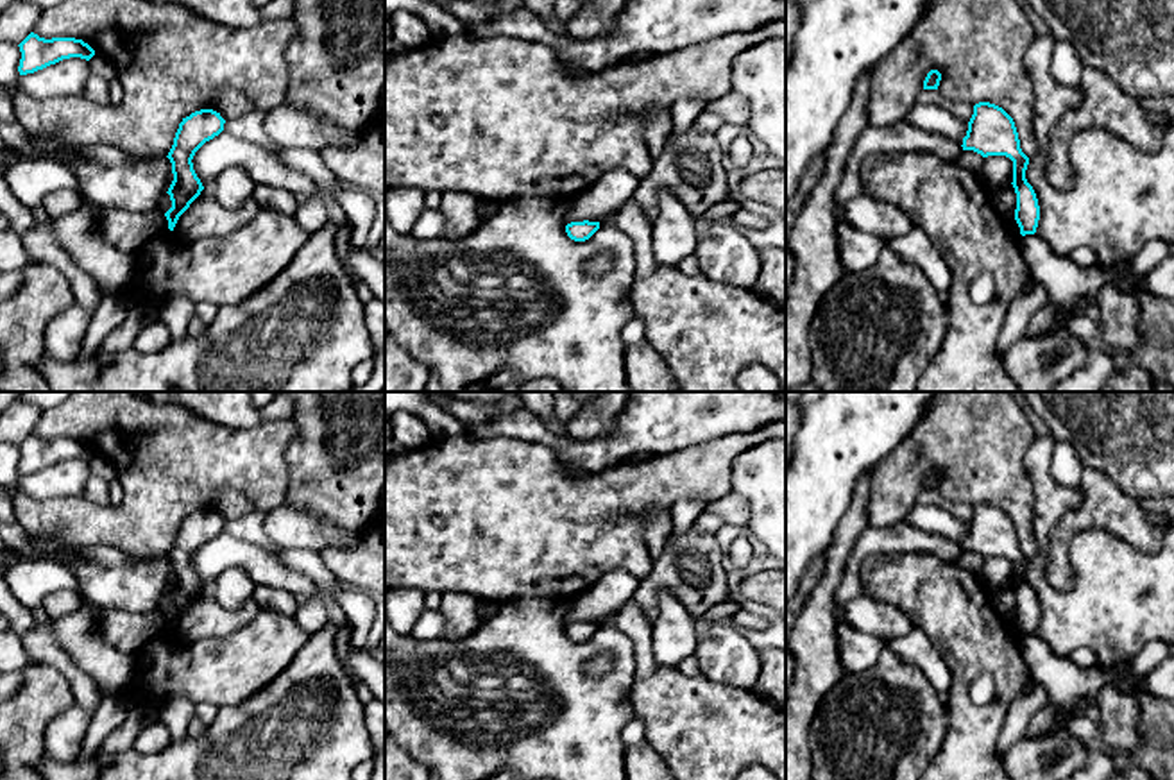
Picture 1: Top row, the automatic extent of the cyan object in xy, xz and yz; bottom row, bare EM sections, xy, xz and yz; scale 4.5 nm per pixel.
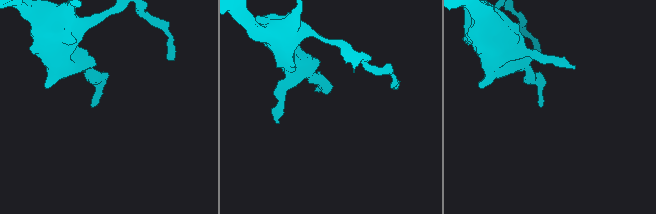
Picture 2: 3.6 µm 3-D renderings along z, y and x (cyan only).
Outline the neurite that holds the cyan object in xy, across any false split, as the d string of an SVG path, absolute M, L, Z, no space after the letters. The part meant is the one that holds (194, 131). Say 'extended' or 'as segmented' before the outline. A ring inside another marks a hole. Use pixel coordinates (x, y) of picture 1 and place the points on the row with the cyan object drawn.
as segmented; M200 109L183 118L168 152L174 181L168 188L172 208L165 213L168 229L174 231L179 216L204 190L193 170L195 152L224 131L225 120L213 109Z

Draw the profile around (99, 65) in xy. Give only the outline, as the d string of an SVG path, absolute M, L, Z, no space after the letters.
M98 52L89 59L89 72L100 75L107 82L116 79L115 66Z

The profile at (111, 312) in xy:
M102 295L82 342L82 356L100 351L106 336L129 315L132 301L125 295Z

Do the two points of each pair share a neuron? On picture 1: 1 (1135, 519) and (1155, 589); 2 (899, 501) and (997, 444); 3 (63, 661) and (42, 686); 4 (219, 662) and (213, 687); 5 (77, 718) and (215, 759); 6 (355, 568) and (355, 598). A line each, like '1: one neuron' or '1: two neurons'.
1: two neurons
2: one neuron
3: two neurons
4: one neuron
5: two neurons
6: two neurons

